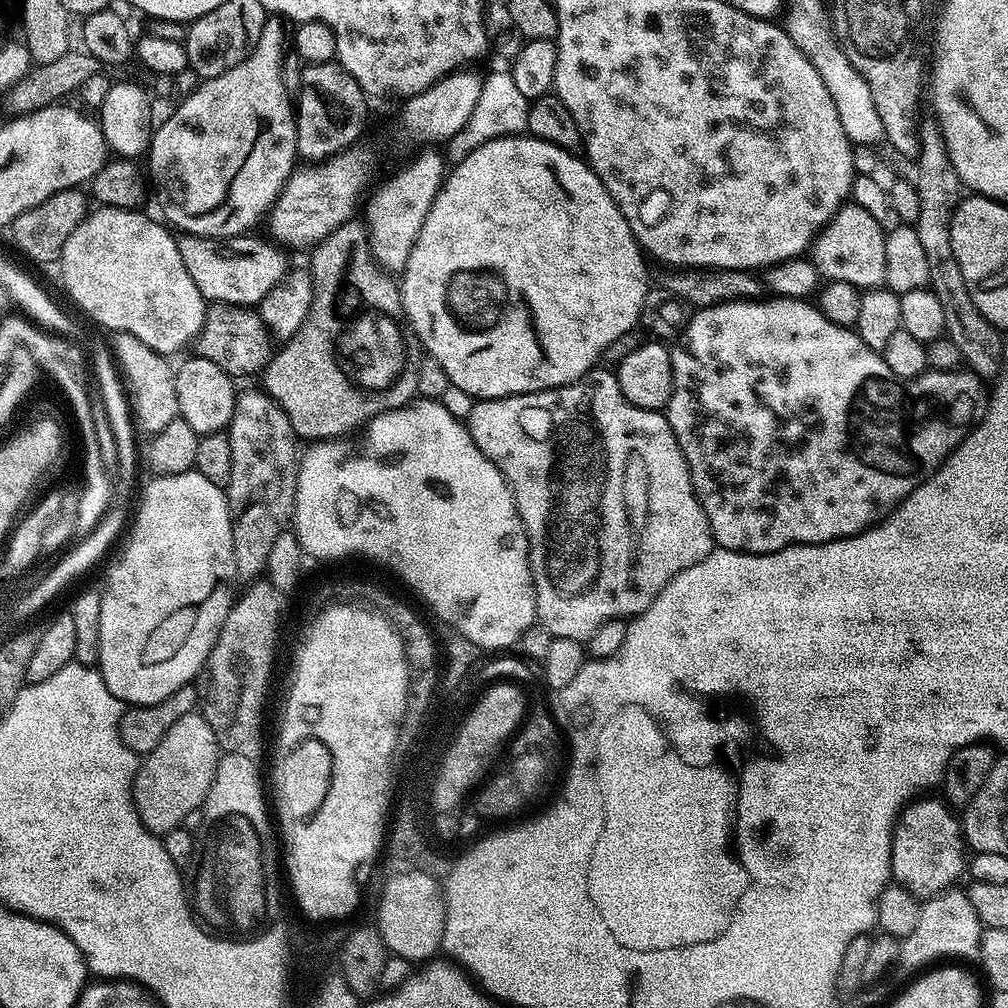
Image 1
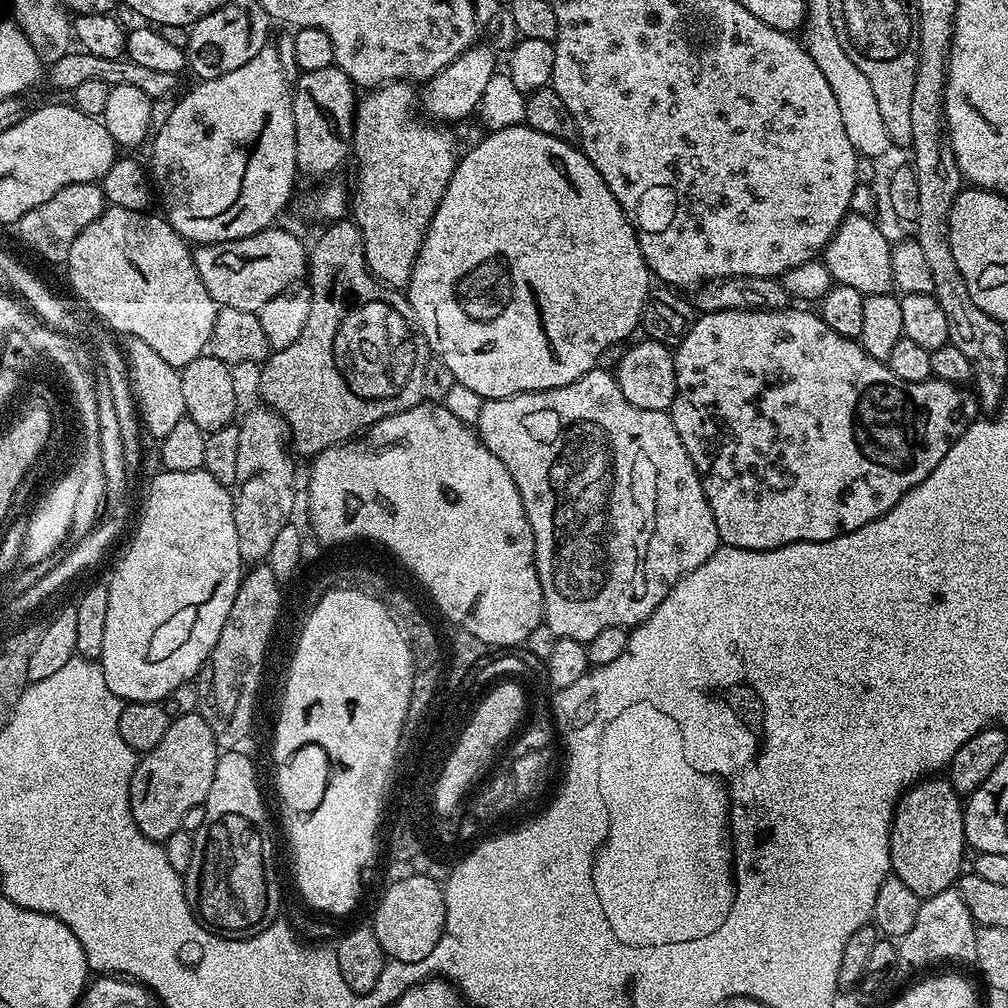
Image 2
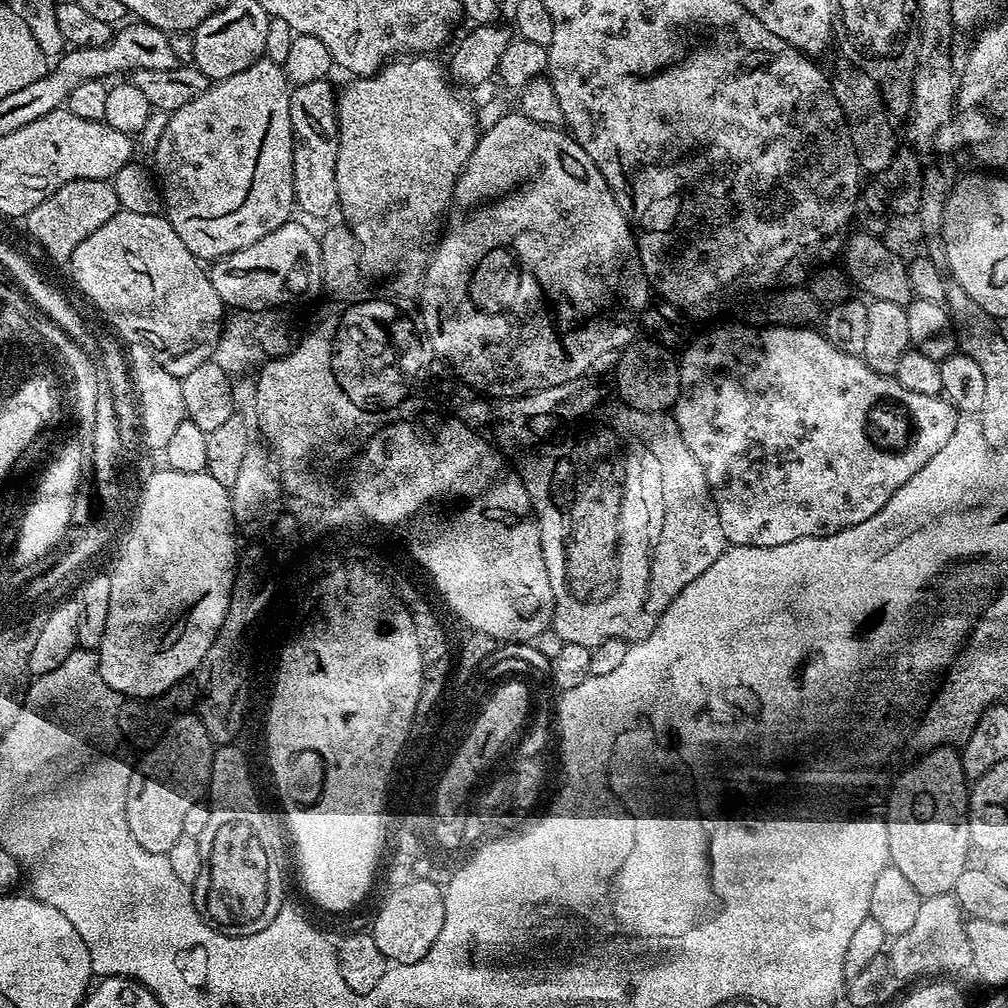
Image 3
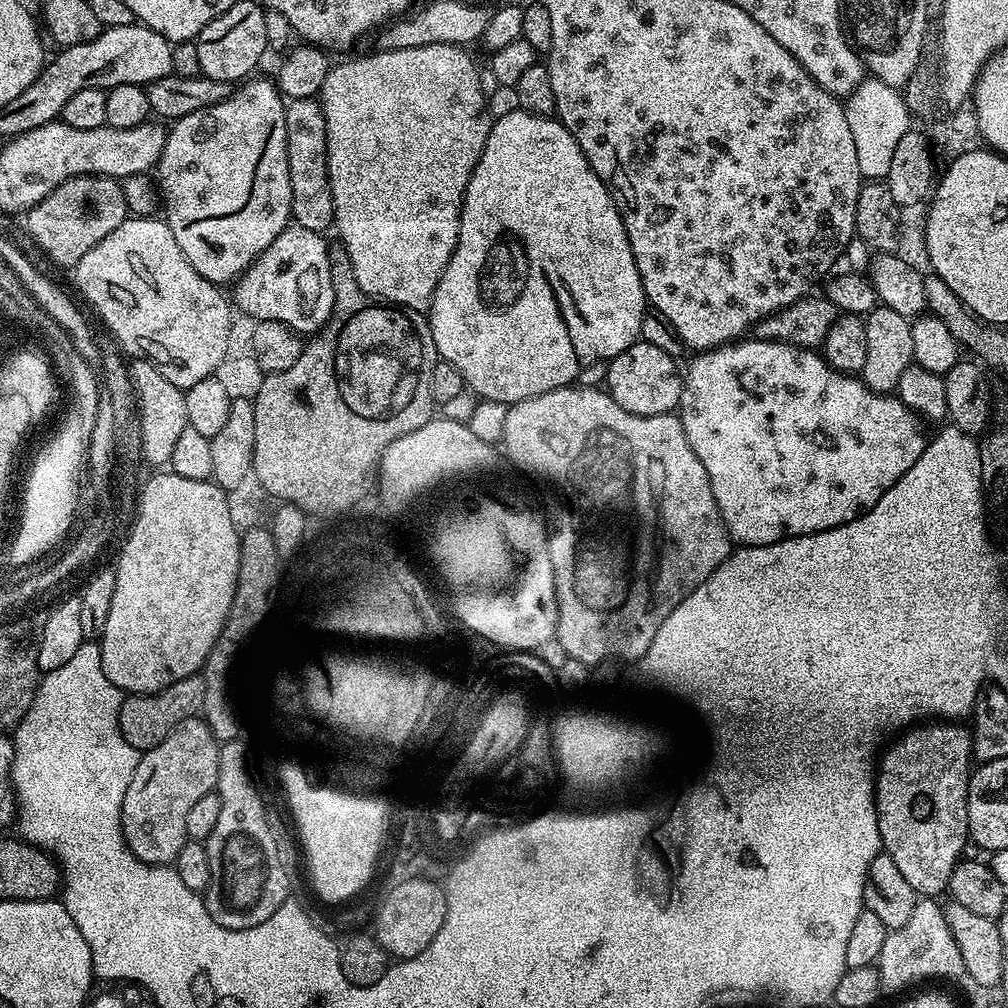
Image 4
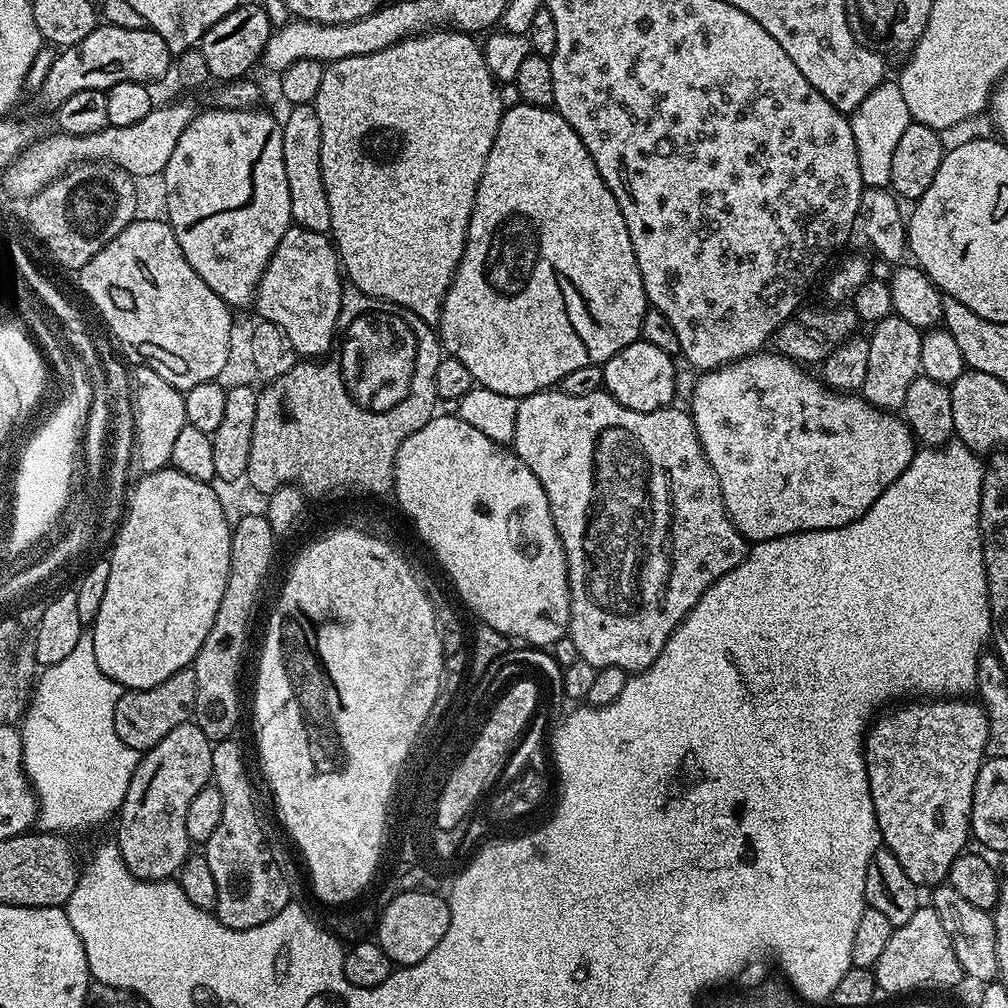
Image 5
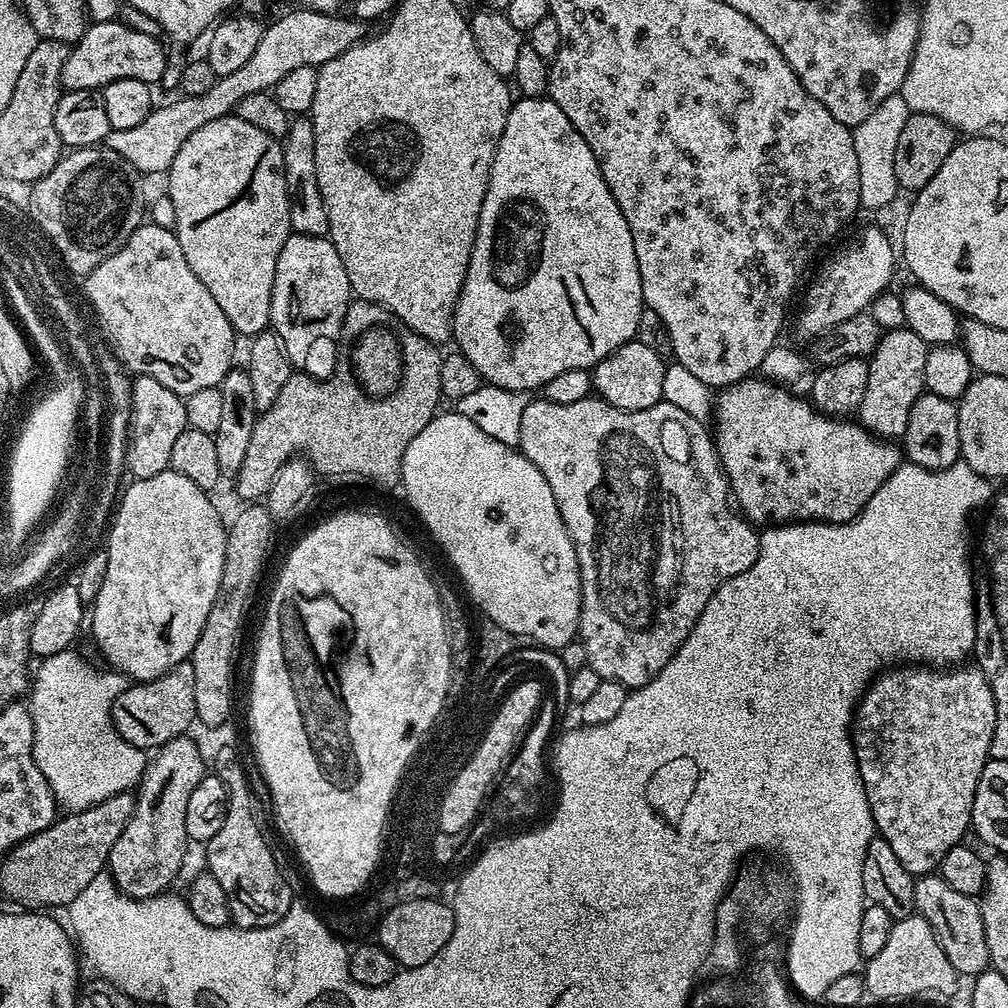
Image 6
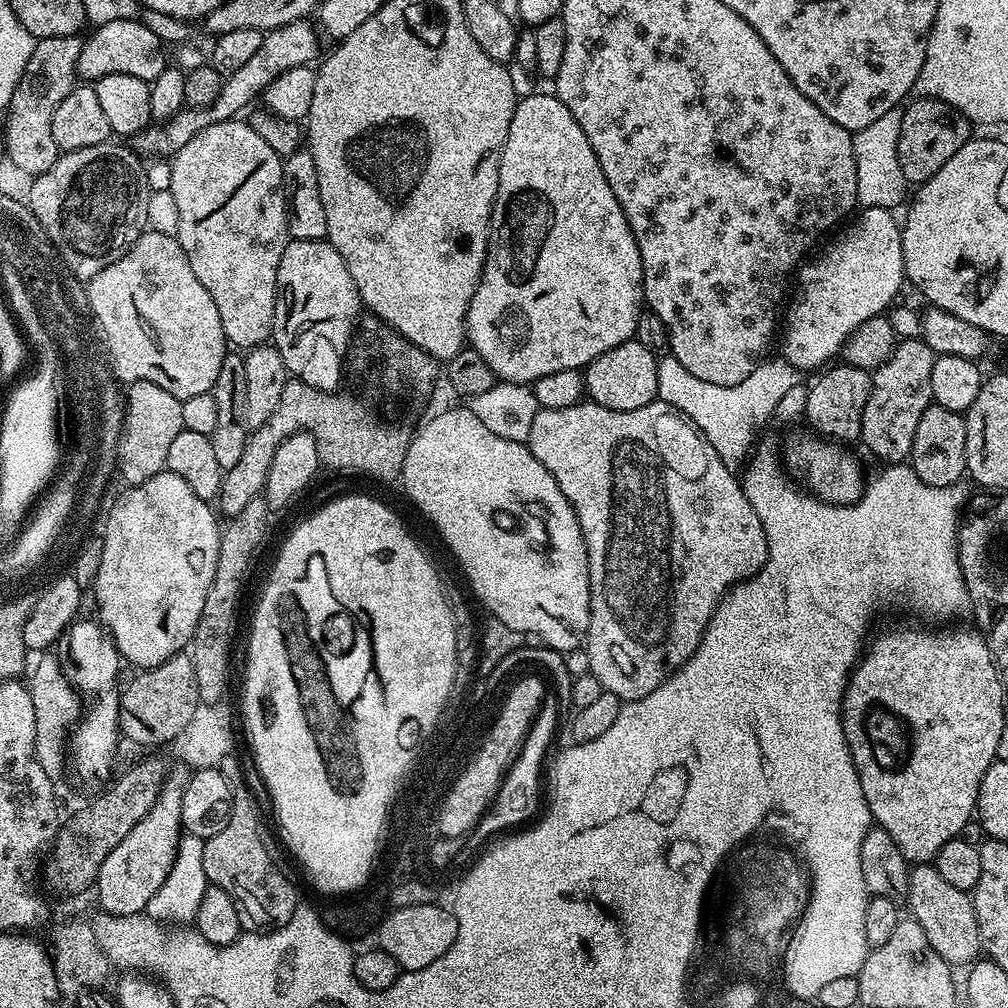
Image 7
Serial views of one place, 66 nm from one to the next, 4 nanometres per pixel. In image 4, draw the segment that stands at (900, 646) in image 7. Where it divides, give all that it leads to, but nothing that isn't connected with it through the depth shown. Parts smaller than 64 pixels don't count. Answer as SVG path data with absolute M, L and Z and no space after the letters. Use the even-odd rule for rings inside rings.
M921 723L905 731L897 744L889 743L878 760L876 817L880 842L920 898L936 898L947 889L954 866L965 855L964 843L970 840L968 760L973 759L972 733L962 725Z

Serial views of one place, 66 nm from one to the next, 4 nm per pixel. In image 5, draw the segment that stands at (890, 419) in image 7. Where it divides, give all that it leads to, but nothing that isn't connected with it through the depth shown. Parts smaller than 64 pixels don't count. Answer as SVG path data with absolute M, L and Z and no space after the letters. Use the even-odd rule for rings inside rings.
M895 314L871 325L870 332L872 336L867 337L870 355L866 365L866 382L862 389L862 396L875 408L895 413L903 409L906 390L910 390L910 382L914 382L914 378L921 375L922 332L921 329L910 326L906 318Z

